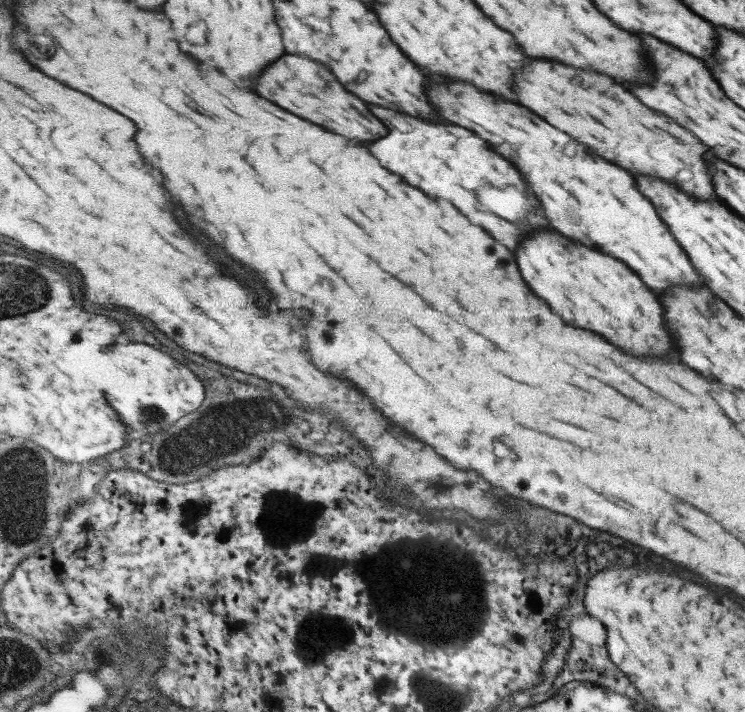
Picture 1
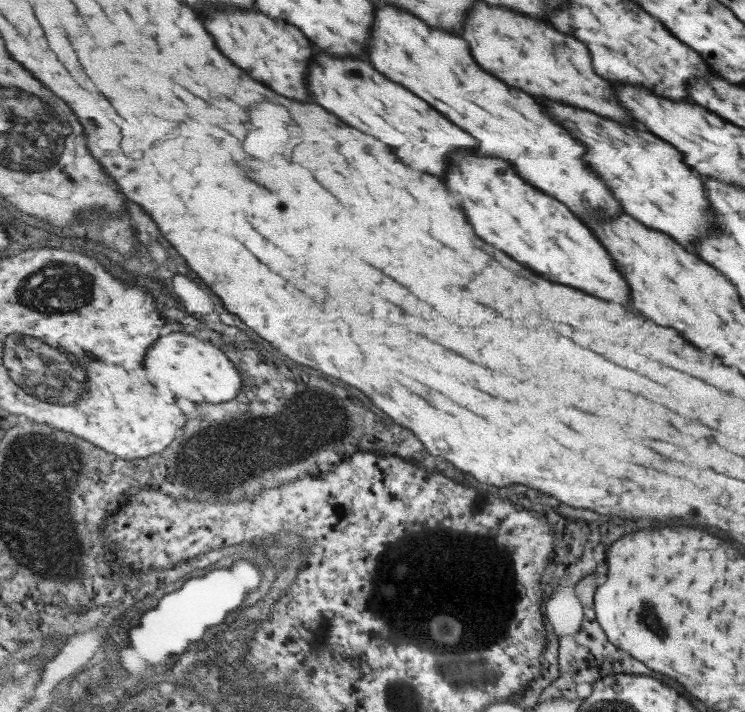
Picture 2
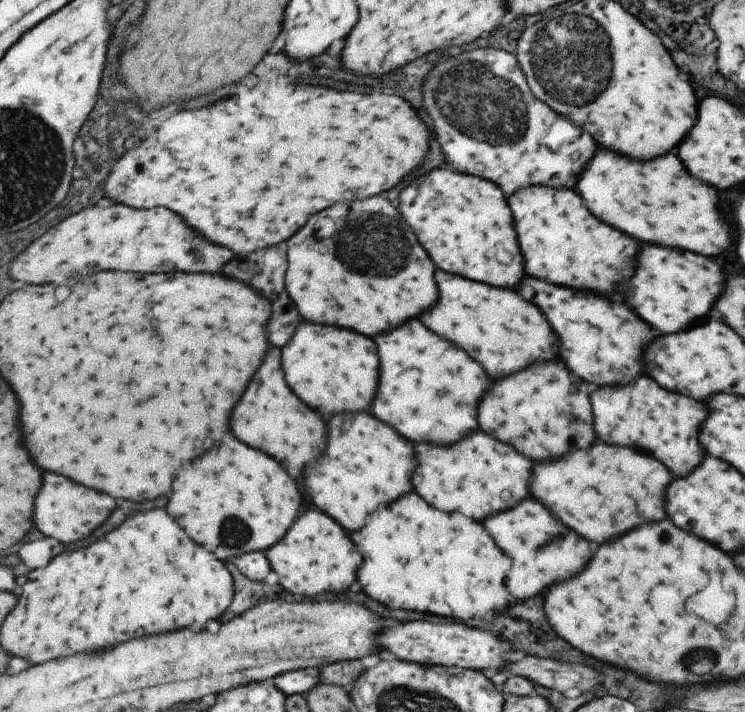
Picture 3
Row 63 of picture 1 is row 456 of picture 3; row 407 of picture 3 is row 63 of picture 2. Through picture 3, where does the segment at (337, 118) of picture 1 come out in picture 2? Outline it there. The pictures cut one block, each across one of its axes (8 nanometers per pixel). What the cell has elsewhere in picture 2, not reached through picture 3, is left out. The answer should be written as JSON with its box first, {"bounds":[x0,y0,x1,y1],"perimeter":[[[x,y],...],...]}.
{"bounds":[205,6,313,100],"perimeter":[[[209,6],[205,26],[219,40],[217,46],[221,46],[221,50],[225,50],[225,54],[229,54],[229,58],[233,58],[237,66],[249,70],[253,78],[265,82],[267,86],[273,86],[273,90],[285,94],[287,98],[307,100],[309,94],[305,86],[305,74],[313,50],[311,42],[297,26],[287,24],[285,20],[273,20],[257,10],[239,10],[239,8],[223,8],[219,24],[219,10],[215,6]]]}

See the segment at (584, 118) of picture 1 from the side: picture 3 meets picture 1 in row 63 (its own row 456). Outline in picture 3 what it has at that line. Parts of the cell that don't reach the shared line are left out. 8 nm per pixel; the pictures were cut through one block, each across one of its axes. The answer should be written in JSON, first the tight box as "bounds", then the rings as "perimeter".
{"bounds":[481,362,597,460],"perimeter":[[[563,362],[531,364],[525,372],[493,384],[489,396],[481,402],[481,428],[513,444],[533,460],[549,460],[575,448],[589,448],[597,440],[591,408],[591,392],[595,388],[595,384],[581,380],[579,392],[579,378]]]}

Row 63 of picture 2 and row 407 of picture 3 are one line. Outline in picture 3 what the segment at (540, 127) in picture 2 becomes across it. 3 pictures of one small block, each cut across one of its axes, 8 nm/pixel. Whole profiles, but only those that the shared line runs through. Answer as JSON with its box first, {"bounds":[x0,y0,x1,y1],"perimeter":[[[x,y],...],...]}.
{"bounds":[373,320,491,444],"perimeter":[[[419,320],[375,340],[381,352],[381,392],[373,402],[373,414],[379,420],[393,424],[409,440],[431,444],[453,444],[479,428],[477,406],[491,380],[465,350],[429,332]]]}

